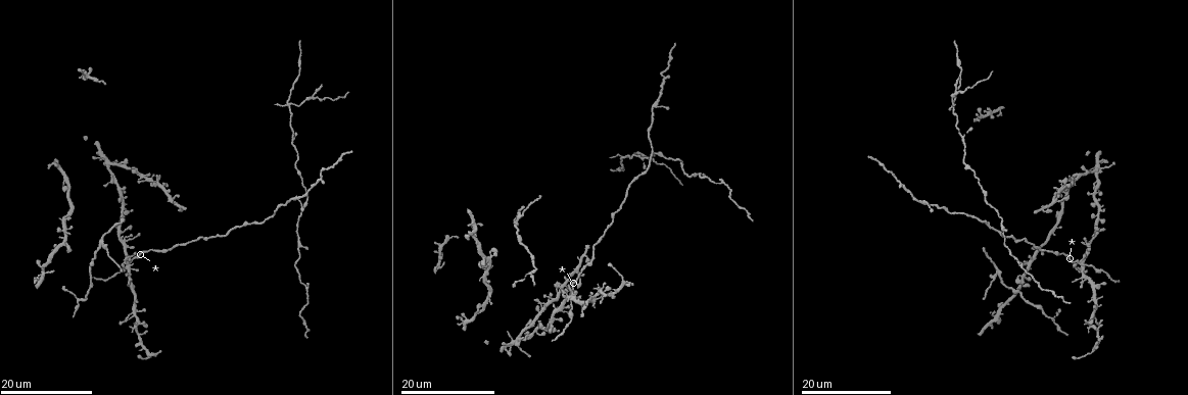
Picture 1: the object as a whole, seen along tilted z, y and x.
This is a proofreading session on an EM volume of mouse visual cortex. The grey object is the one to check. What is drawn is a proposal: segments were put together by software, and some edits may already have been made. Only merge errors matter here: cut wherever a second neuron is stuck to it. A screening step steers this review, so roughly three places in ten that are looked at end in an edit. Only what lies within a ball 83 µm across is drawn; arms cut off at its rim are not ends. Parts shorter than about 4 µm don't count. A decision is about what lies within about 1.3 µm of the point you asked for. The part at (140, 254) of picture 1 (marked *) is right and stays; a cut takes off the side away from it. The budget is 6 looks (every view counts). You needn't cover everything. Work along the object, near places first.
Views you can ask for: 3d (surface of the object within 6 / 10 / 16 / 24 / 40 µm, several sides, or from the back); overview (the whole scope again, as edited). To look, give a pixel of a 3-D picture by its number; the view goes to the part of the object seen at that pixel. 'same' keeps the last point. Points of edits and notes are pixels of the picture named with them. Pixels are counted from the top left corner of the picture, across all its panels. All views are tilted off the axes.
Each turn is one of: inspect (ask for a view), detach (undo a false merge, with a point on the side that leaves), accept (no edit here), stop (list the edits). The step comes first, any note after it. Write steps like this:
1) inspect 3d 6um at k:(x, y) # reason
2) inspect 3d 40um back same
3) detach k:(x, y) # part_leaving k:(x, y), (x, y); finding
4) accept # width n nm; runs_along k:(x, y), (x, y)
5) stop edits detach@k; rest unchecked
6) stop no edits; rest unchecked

inspect 3d 16um at 1:(1095, 169) # three arms meet

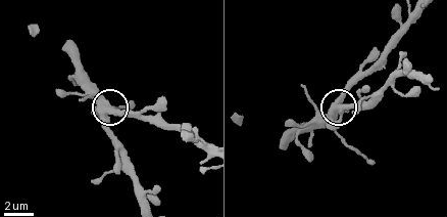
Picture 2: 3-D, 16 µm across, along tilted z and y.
inspect 3d 10um at 2:(108, 110)

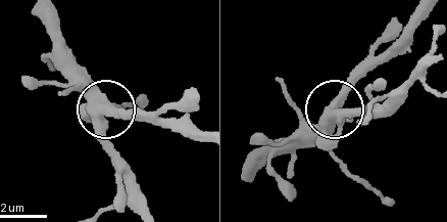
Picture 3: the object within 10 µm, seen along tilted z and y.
inspect 3d 10um back at 3:(332, 104)

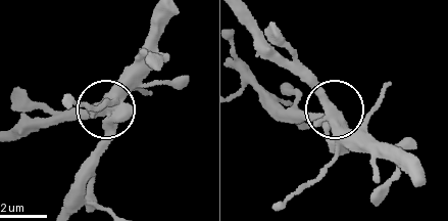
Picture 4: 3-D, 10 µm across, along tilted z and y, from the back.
accept # one neuron here

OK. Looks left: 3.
inspect 3d 16um at 1:(621, 156) # four arms meet

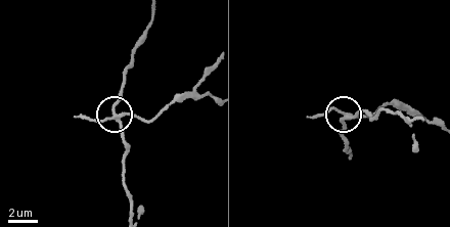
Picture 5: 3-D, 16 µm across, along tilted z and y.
inspect 3d 10um at 5:(117, 116)

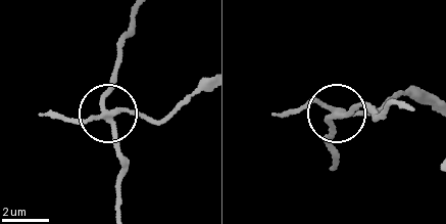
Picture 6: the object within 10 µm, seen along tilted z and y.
inspect 3d 10um back at 6:(109, 111)

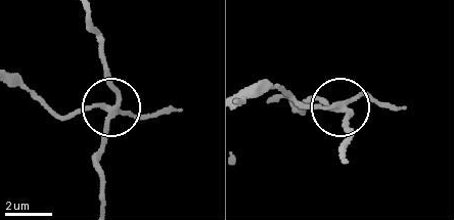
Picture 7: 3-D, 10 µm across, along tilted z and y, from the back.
detach 7:(141, 116) # part_leaving 7:(108, 106), (57, 114), (17, 86); two neurons meet here

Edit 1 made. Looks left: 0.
stop edits detach@7; rest unchecked

